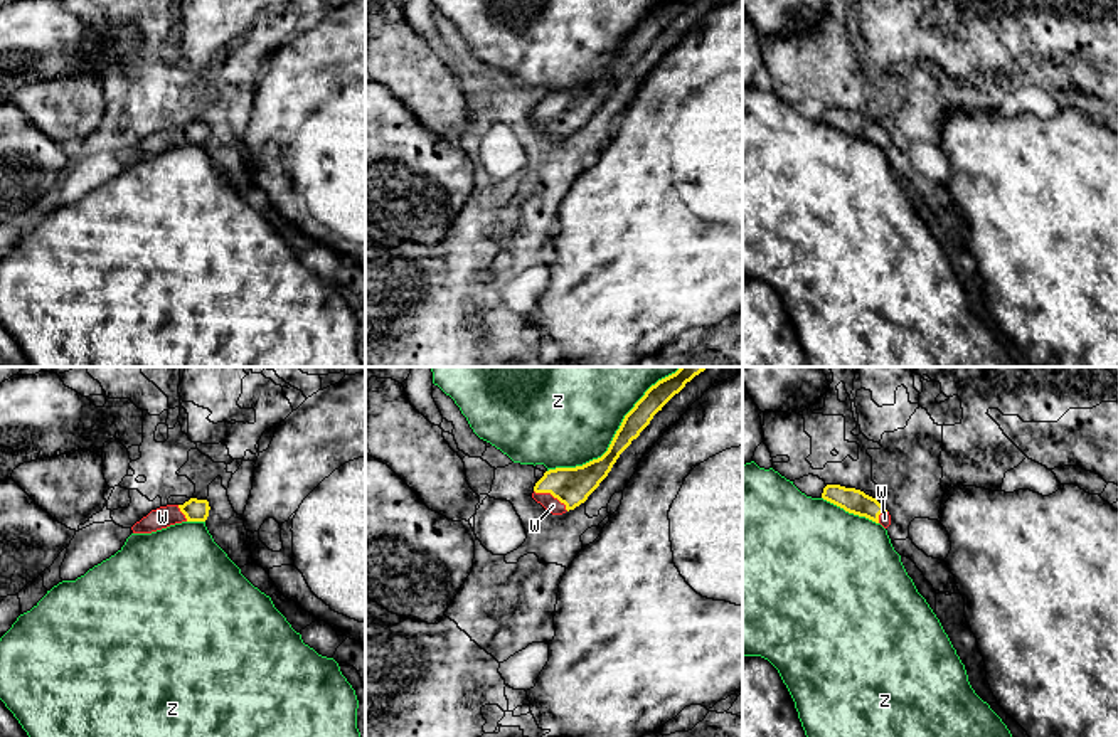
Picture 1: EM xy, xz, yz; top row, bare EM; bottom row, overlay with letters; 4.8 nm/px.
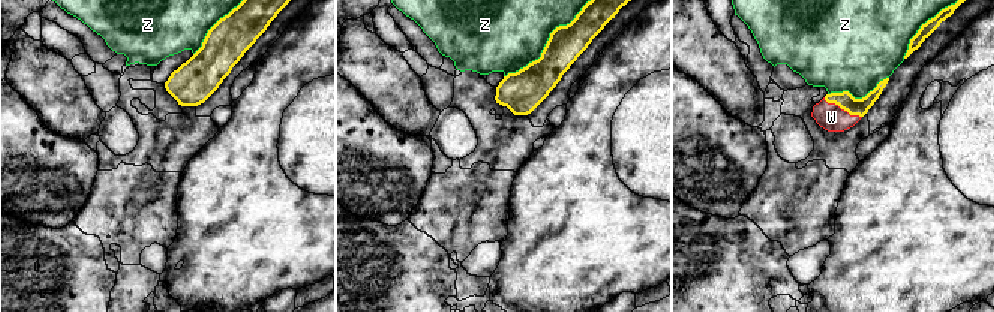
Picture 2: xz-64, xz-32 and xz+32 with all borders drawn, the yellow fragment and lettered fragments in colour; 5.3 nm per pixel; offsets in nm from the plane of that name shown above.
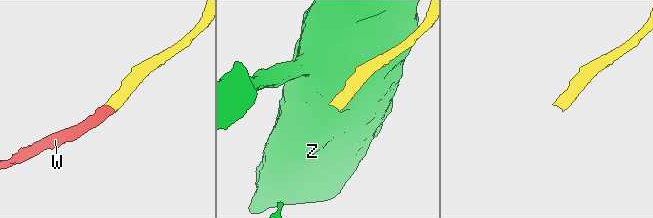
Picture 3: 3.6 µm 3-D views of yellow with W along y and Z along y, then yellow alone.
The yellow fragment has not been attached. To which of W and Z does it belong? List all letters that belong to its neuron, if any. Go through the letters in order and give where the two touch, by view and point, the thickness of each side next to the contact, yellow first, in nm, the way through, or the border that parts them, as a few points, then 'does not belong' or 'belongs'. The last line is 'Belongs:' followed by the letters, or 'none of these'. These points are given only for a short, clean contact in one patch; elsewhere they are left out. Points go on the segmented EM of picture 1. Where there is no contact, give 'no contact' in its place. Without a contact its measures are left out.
W: contact xz (553, 495); calibres 180 and 80 nm; way xz (571, 487), (553, 495), (553, 505); belongs
Z: contact xz (617, 433); calibres 130 and 480 nm; does not belong
Belongs: W

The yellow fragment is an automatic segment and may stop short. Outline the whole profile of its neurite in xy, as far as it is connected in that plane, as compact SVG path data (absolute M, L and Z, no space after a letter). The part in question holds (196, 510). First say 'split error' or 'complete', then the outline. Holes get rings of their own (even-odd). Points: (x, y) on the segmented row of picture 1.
split error | M190 498L184 505L167 505L152 510L146 517L136 522L133 533L152 533L182 522L205 522L209 517L209 501Z

